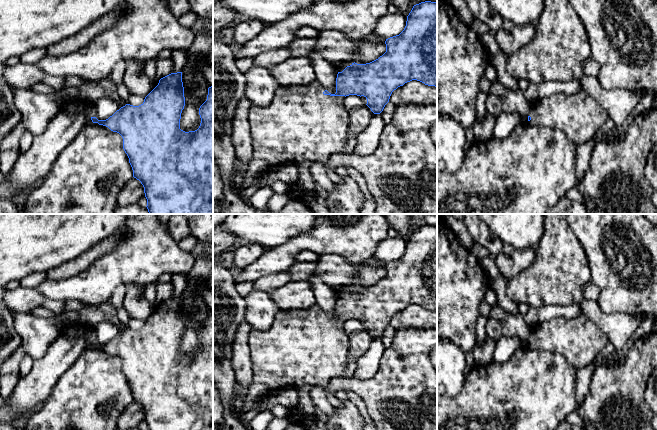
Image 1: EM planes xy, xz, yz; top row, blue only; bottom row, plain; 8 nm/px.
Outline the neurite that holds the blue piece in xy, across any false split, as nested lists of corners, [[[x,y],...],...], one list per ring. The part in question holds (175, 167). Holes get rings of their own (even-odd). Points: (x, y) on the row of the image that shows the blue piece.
[[[182,72],[161,78],[141,105],[126,104],[106,120],[96,118],[94,103],[83,99],[62,102],[68,111],[87,108],[86,125],[103,125],[122,136],[133,177],[144,187],[149,214],[213,214],[213,87],[199,108],[201,123],[195,131],[180,129],[184,106]]]

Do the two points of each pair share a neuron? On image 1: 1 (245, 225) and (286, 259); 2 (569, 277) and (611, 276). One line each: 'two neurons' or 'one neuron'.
1: two neurons
2: two neurons

